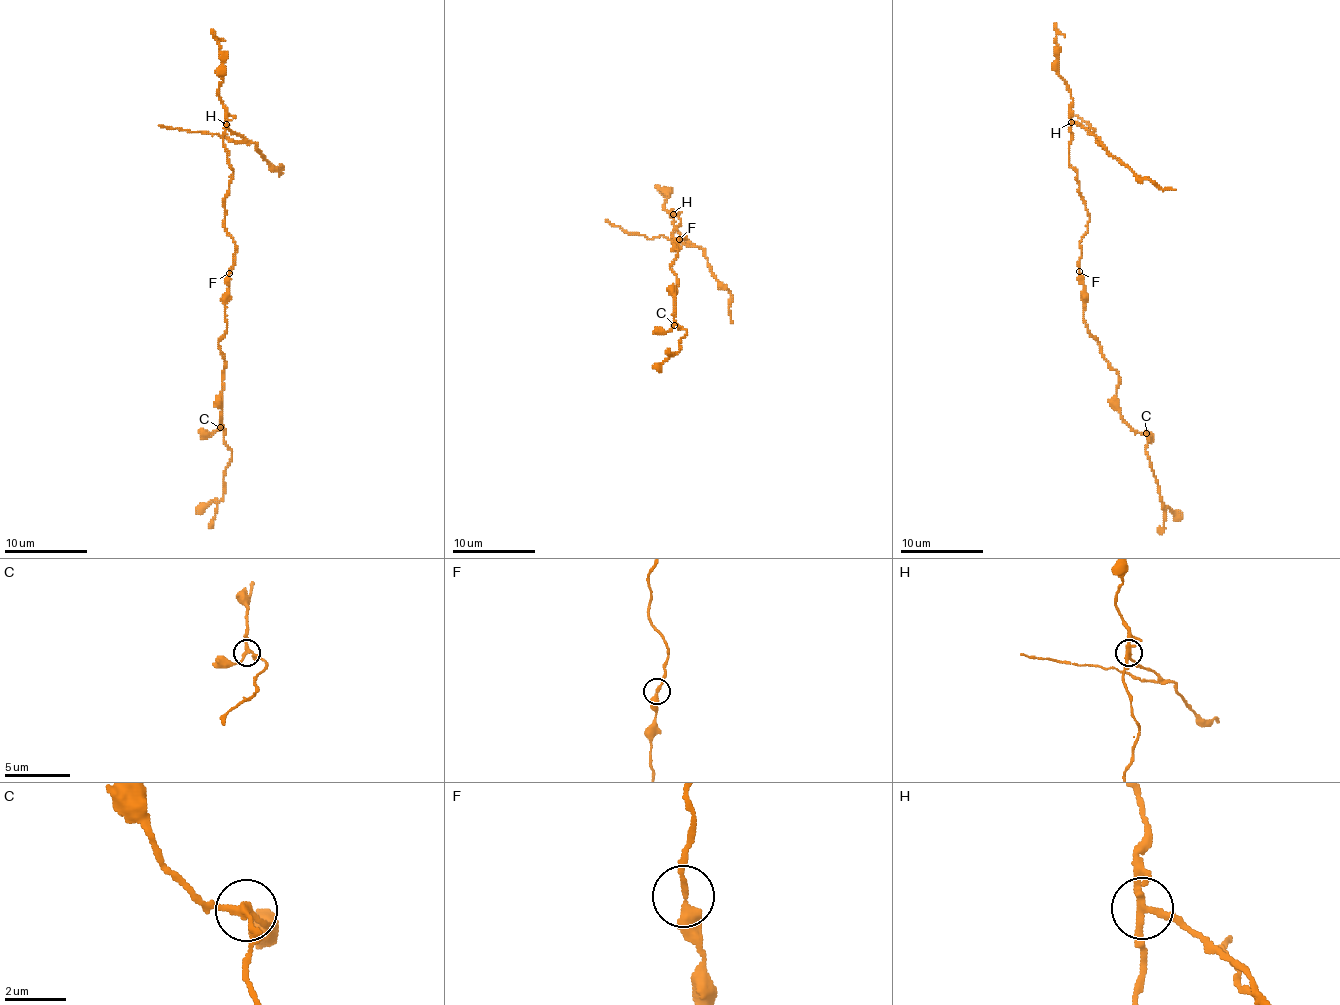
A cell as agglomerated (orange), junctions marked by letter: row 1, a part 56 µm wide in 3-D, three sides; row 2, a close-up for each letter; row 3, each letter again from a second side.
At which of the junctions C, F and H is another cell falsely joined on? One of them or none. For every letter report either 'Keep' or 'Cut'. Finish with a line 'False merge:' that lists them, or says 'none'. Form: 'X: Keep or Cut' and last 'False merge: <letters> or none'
C: Keep
F: Keep
H: Cut
False merge: H

